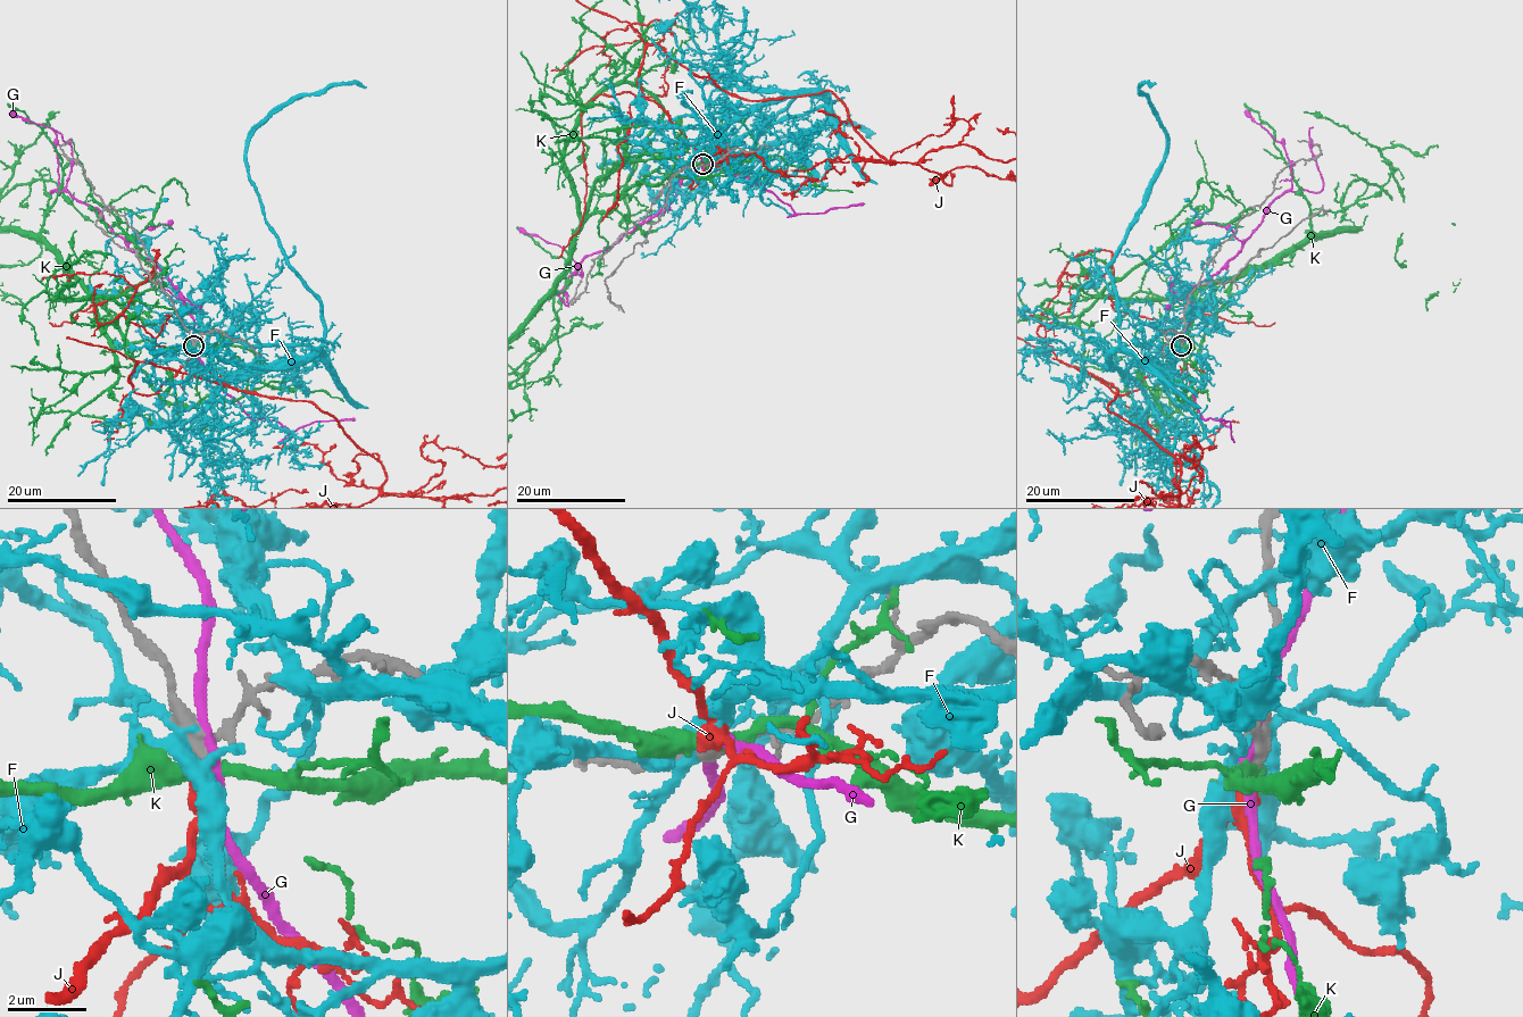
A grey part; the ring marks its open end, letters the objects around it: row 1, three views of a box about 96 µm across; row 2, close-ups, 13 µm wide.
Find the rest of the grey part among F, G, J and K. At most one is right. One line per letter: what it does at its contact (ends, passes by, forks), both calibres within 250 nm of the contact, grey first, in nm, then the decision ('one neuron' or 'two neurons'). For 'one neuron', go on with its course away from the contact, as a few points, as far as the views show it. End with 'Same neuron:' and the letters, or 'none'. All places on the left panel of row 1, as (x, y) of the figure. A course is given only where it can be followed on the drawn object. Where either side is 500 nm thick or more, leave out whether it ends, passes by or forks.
F: it forks; calibres 440 and 360 nm; two neurons
G: it passes by; calibres 420 and 260 nm; two neurons
J: calibres 320 and 500 nm; one neuron
K: it passes by; calibres 360 and 380 nm; two neurons
Same neuron: J

